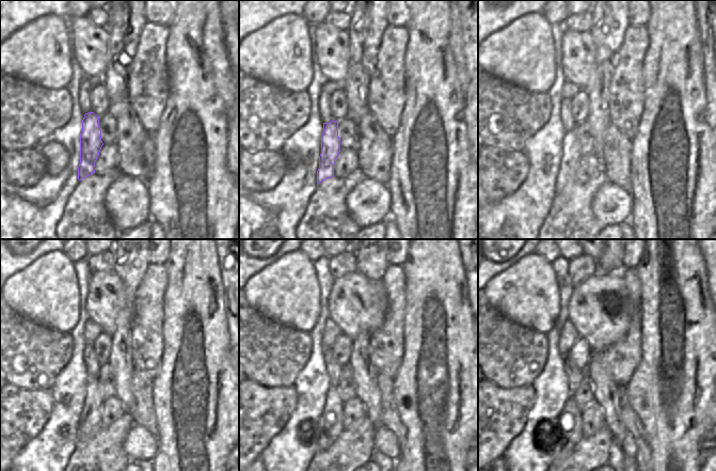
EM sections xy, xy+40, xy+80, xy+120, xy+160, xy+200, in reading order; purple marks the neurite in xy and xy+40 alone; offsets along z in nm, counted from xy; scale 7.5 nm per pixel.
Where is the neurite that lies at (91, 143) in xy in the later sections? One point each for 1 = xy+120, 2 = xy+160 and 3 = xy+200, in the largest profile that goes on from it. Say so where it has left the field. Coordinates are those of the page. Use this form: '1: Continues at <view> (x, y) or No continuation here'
1: Continues at xy+120 (90, 423)
2: Continues at xy+160 (330, 425)
3: Continues at xy+200 (569, 433)

